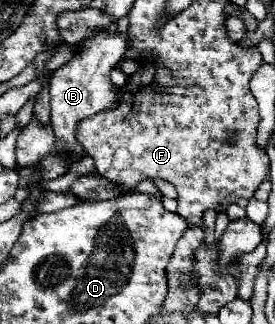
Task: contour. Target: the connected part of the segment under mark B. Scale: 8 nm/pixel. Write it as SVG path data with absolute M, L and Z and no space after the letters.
M98 31L94 37L86 37L78 43L74 57L52 73L50 97L52 97L52 129L58 137L58 153L68 149L72 161L82 157L82 147L76 143L76 125L84 117L92 117L102 109L116 105L116 87L110 81L110 69L126 53L126 39L120 33Z

